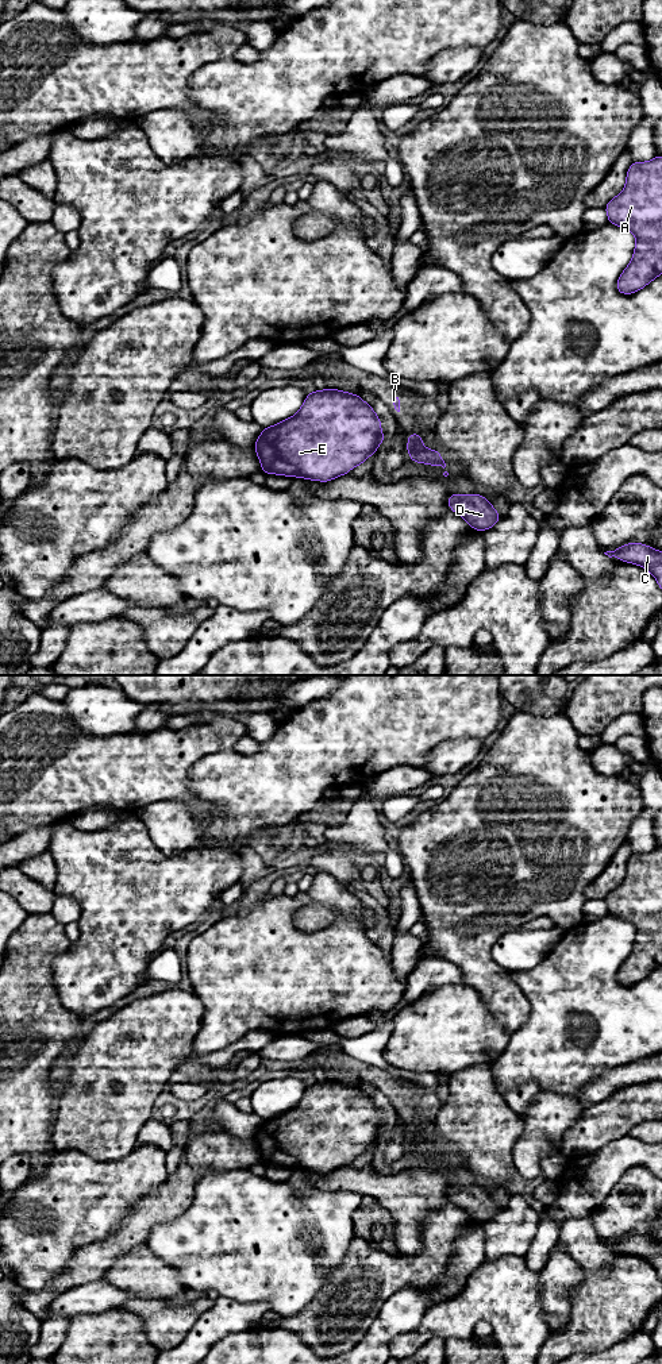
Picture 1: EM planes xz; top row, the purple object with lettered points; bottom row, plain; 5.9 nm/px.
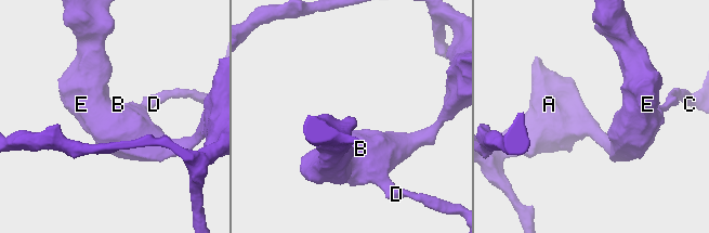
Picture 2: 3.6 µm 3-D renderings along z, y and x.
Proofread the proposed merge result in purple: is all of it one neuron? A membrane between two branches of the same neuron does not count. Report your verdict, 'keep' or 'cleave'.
keep

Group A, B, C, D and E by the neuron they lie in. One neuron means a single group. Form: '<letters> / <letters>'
A B C D E

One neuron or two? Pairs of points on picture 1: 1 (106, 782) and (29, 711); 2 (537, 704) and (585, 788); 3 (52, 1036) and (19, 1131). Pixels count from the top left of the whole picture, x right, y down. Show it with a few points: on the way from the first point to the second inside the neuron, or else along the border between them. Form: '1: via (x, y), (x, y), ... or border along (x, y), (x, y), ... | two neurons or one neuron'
1: via (85, 771), (42, 731) | one neuron
2: border along (518, 711), (535, 715), (562, 713) | two neurons
3: via (30, 1059), (19, 1070), (19, 1108) | one neuron

